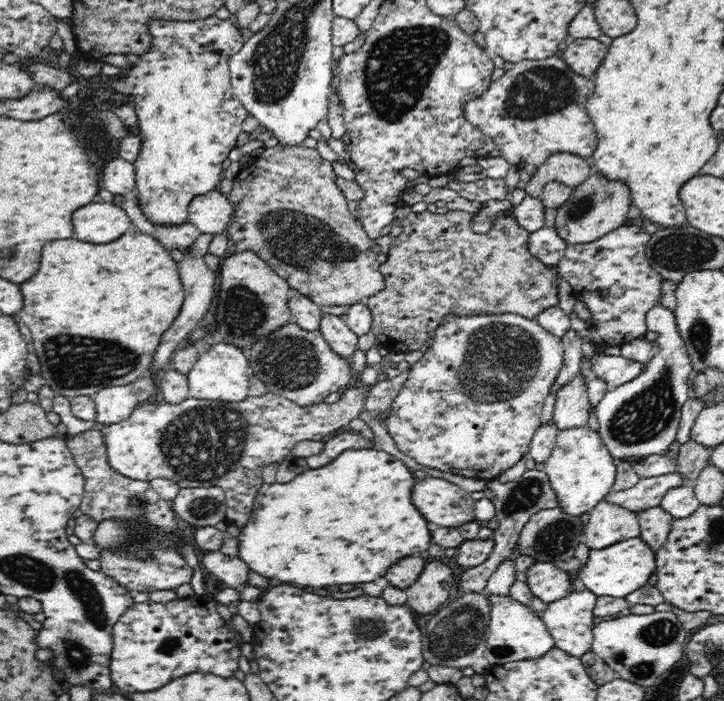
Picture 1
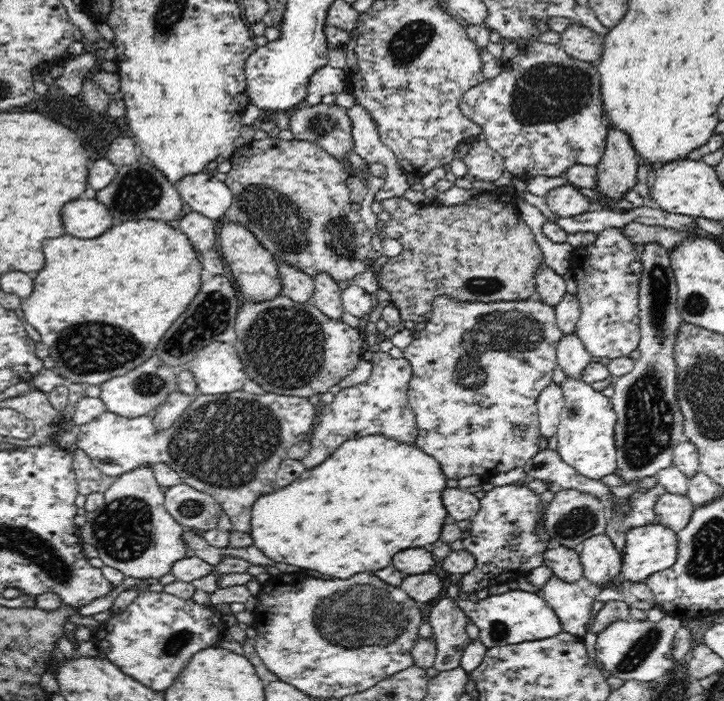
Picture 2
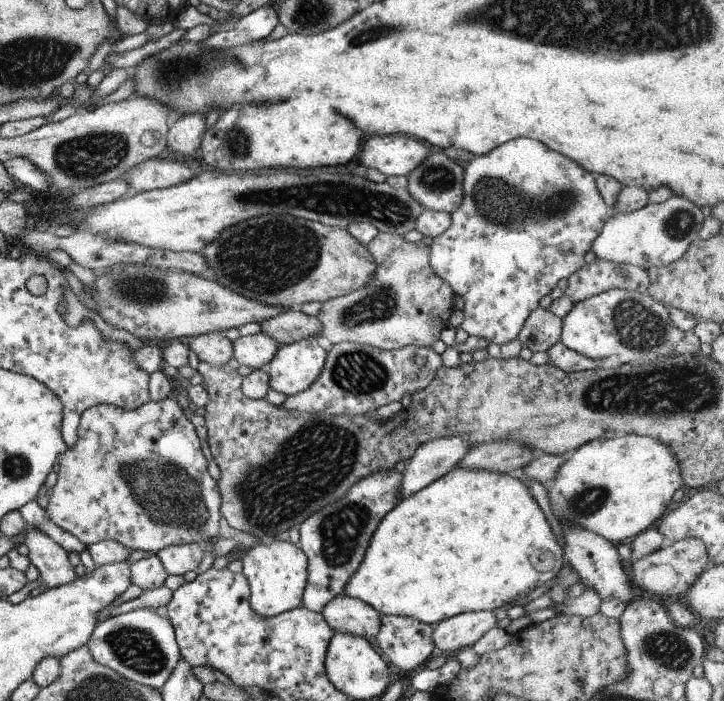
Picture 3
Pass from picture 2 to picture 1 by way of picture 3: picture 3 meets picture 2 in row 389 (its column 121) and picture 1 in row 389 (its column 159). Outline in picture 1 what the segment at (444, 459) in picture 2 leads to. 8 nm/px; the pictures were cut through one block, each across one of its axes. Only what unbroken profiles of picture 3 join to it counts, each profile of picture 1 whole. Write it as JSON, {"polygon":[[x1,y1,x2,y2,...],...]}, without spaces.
{"polygon":[[481,314,480,316,448,316,436,328,430,348,408,370,407,380,400,388,391,407,387,410,383,424,386,425,386,430,393,438,398,450,413,458,418,464,466,478,484,481,497,479,501,473,514,466,524,453,528,454,530,441,540,427,540,416,542,416,544,400,549,395,550,387,562,368,563,360,562,339,542,328,536,319,528,320,526,317,516,314,500,314,500,316,495,314,492,316,489,314,488,316,482,316]]}

